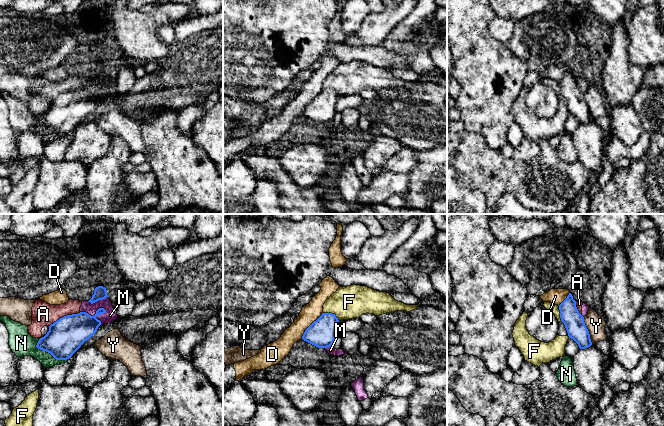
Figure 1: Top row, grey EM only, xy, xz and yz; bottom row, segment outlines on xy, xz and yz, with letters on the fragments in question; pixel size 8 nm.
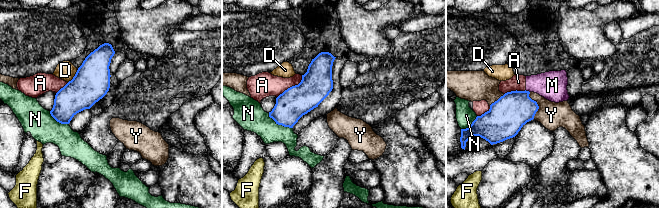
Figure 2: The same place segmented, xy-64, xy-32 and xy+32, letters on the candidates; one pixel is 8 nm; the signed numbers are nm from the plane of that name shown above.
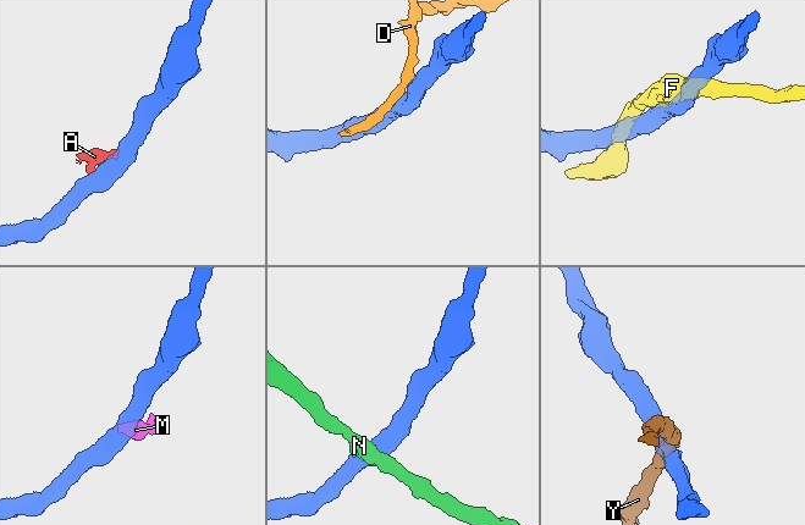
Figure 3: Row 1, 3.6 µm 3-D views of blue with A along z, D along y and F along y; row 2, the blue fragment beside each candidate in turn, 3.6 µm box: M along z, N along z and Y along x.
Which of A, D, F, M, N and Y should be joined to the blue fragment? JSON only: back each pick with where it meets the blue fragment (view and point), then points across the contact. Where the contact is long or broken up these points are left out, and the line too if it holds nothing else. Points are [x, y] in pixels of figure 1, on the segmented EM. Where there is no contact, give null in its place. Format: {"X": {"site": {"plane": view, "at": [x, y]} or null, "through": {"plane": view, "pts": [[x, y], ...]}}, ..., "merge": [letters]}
{"merge": []}

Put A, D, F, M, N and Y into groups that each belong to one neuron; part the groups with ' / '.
A M / D / F / N / Y

